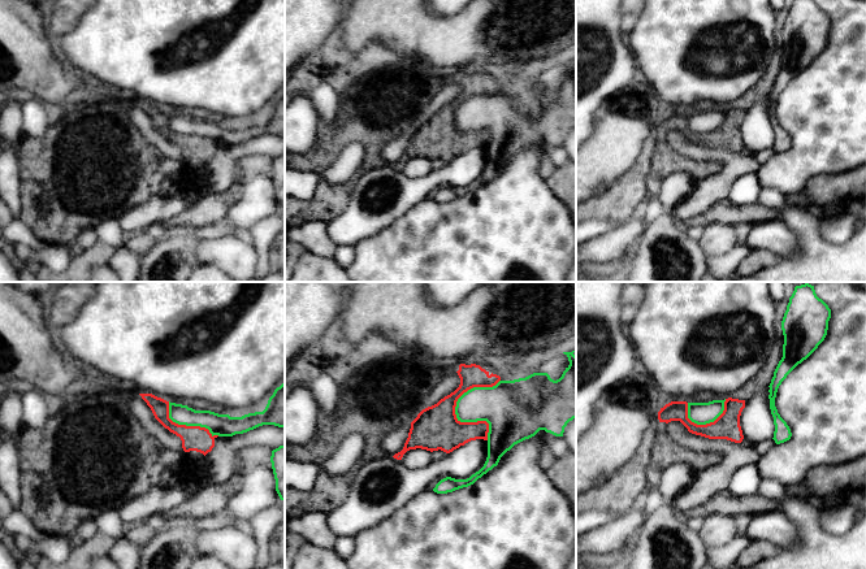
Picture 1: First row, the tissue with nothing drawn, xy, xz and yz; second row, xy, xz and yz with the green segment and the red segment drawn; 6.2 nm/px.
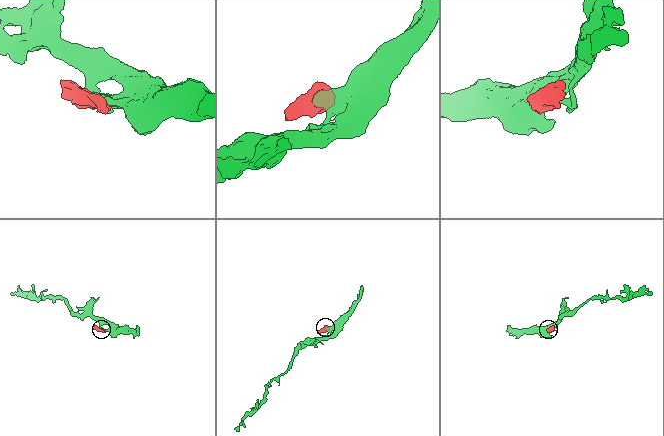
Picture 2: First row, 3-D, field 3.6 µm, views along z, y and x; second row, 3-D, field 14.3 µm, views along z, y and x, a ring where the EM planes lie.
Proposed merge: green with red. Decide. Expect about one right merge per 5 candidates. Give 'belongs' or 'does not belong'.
does not belong

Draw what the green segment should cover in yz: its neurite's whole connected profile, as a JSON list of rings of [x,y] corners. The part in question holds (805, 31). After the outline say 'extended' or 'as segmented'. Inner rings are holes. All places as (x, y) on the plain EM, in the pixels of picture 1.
[[[793,0],[781,30],[784,44],[783,66],[770,92],[770,118],[774,126],[774,149],[776,153],[791,148],[792,142],[775,116],[779,95],[787,84],[806,69],[824,49],[831,18],[817,5],[815,0]]] | as segmented

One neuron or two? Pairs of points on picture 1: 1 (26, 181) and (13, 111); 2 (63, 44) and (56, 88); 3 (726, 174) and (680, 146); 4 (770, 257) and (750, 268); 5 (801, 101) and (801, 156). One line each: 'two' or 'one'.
1: two
2: two
3: one
4: one
5: one

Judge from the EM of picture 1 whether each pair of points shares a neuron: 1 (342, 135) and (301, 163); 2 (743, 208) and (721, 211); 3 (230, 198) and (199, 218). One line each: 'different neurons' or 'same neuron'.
1: same neuron
2: same neuron
3: same neuron

